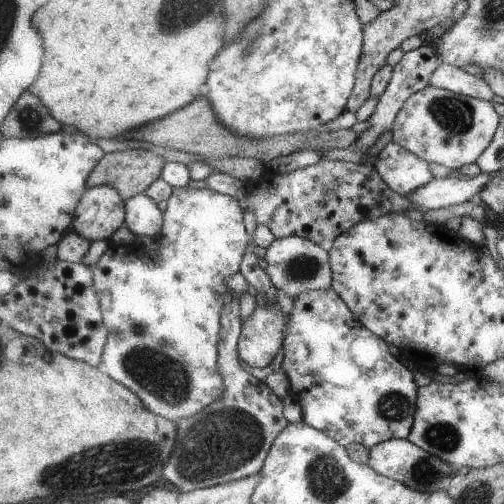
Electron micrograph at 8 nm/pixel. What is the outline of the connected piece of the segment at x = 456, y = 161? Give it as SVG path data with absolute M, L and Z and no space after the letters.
M429 86L413 94L405 102L391 128L389 138L427 163L460 170L477 163L481 154L493 142L501 120L492 101Z

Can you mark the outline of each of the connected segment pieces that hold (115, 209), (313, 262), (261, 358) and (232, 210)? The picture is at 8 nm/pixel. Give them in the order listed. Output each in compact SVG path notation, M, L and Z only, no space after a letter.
M108 185L87 189L78 205L72 230L91 242L109 242L115 230L126 225L125 200Z
M292 235L275 239L264 256L267 262L266 274L272 285L286 293L292 300L305 292L328 290L332 288L334 273L330 262L330 252L314 241Z
M257 307L244 322L238 345L239 357L250 367L265 368L277 358L284 347L285 320L281 308Z
M175 189L174 195L168 201L168 209L164 212L164 226L161 235L157 237L158 249L152 251L141 248L141 246L132 242L130 245L120 246L110 244L109 248L101 255L98 262L91 264L90 270L94 274L94 288L98 292L101 300L102 316L106 328L110 330L108 342L102 355L102 362L99 367L110 378L116 382L127 386L133 390L142 400L147 409L158 416L181 421L182 419L194 416L202 412L207 406L219 400L226 392L226 376L220 372L220 343L222 342L222 313L226 304L227 278L235 276L241 270L241 260L253 242L252 235L245 228L243 220L244 207L239 200L228 195L223 195L213 190L204 189Z

